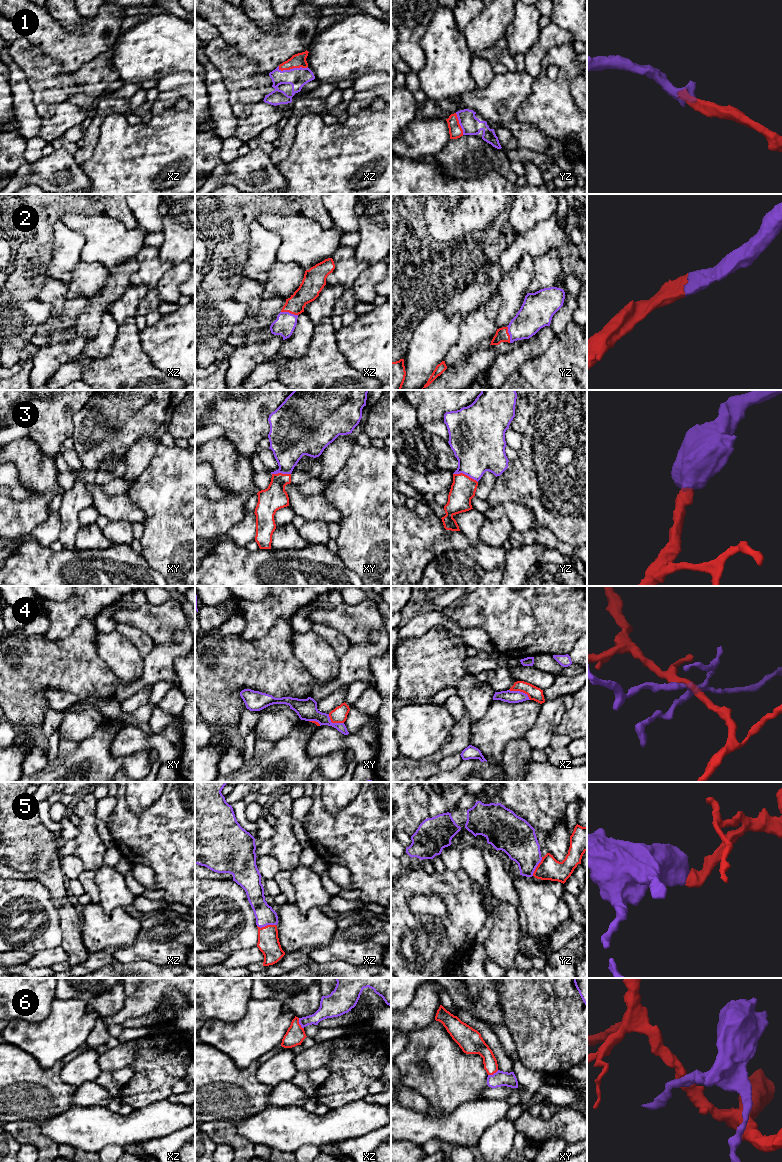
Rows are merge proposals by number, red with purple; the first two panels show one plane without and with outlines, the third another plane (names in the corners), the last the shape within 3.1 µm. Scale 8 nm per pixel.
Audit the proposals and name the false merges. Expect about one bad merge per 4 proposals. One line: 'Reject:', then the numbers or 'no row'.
Reject: 4, 6

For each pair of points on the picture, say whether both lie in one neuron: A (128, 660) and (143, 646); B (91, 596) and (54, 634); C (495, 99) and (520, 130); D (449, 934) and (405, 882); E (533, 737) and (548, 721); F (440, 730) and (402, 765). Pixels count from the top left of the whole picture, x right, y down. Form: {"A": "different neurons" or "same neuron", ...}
{"A": "different neurons", "B": "same neuron", "C": "different neurons", "D": "same neuron", "E": "same neuron", "F": "different neurons"}

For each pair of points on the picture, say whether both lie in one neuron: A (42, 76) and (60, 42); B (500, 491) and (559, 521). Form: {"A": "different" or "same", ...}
{"A": "different", "B": "same"}

